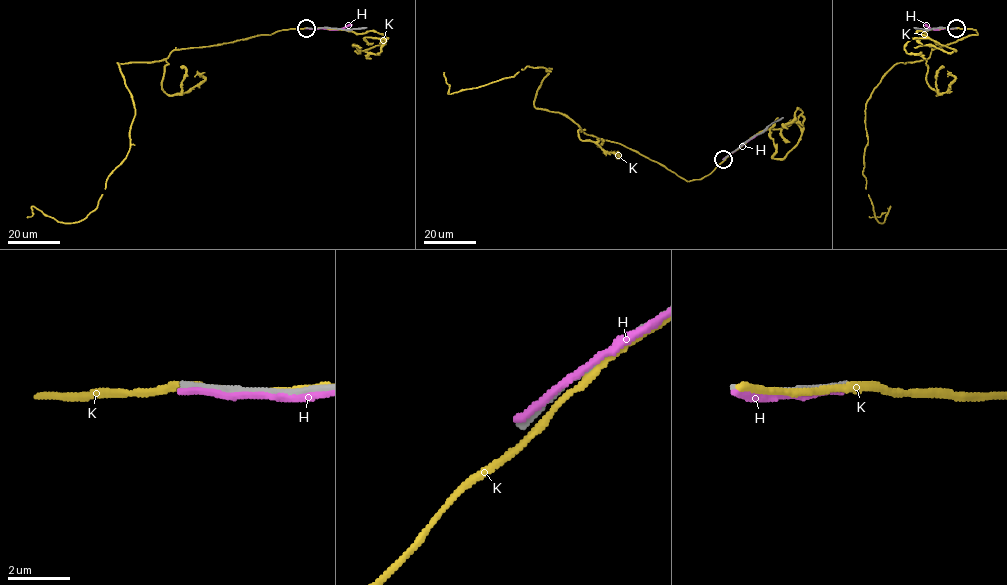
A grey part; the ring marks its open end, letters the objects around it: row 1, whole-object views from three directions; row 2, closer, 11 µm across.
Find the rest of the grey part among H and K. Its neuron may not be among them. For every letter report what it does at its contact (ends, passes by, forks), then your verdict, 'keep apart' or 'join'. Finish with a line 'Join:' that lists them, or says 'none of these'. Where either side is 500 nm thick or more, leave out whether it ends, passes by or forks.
H: it passes by; keep apart
K: it passes by; keep apart
Join: none of these

